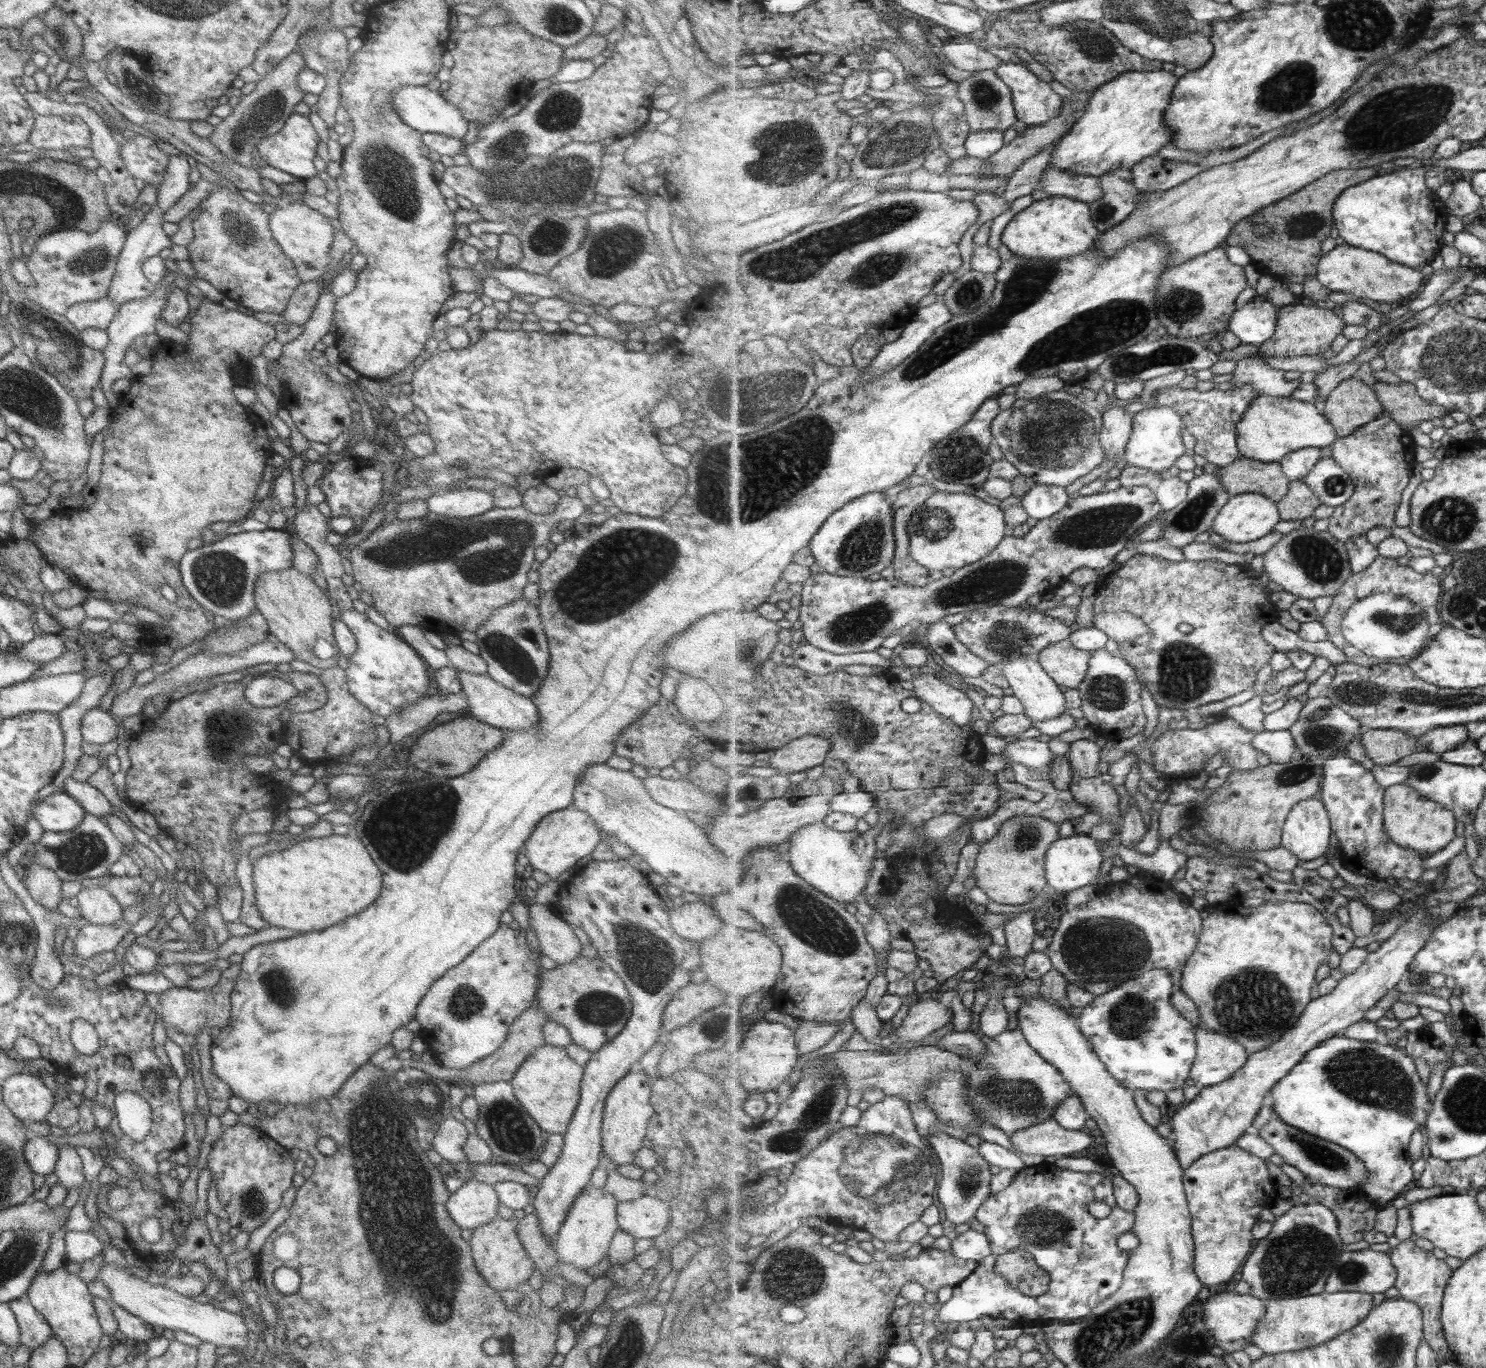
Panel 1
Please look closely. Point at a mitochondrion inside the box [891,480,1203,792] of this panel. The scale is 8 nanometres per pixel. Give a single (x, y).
(995, 580)

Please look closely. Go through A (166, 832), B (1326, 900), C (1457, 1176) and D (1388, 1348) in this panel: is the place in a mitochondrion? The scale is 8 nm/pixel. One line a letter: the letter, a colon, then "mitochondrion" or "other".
A: other
B: other
C: other
D: mitochondrion

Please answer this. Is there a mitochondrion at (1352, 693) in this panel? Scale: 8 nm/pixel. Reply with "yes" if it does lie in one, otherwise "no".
yes

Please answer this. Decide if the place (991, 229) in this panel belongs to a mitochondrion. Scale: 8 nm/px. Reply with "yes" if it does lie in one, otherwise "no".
no

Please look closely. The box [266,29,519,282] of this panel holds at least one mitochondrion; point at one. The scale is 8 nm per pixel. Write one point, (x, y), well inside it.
(397, 192)

